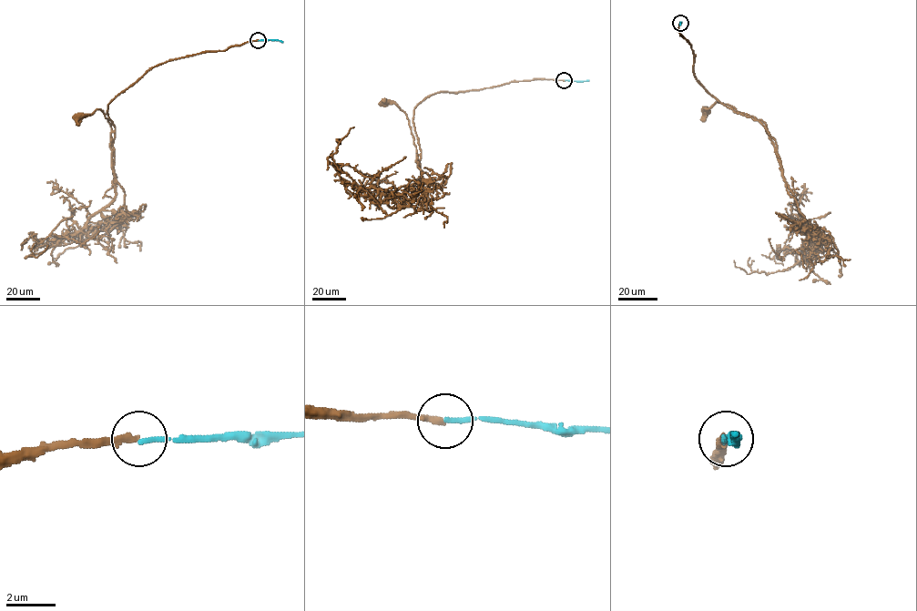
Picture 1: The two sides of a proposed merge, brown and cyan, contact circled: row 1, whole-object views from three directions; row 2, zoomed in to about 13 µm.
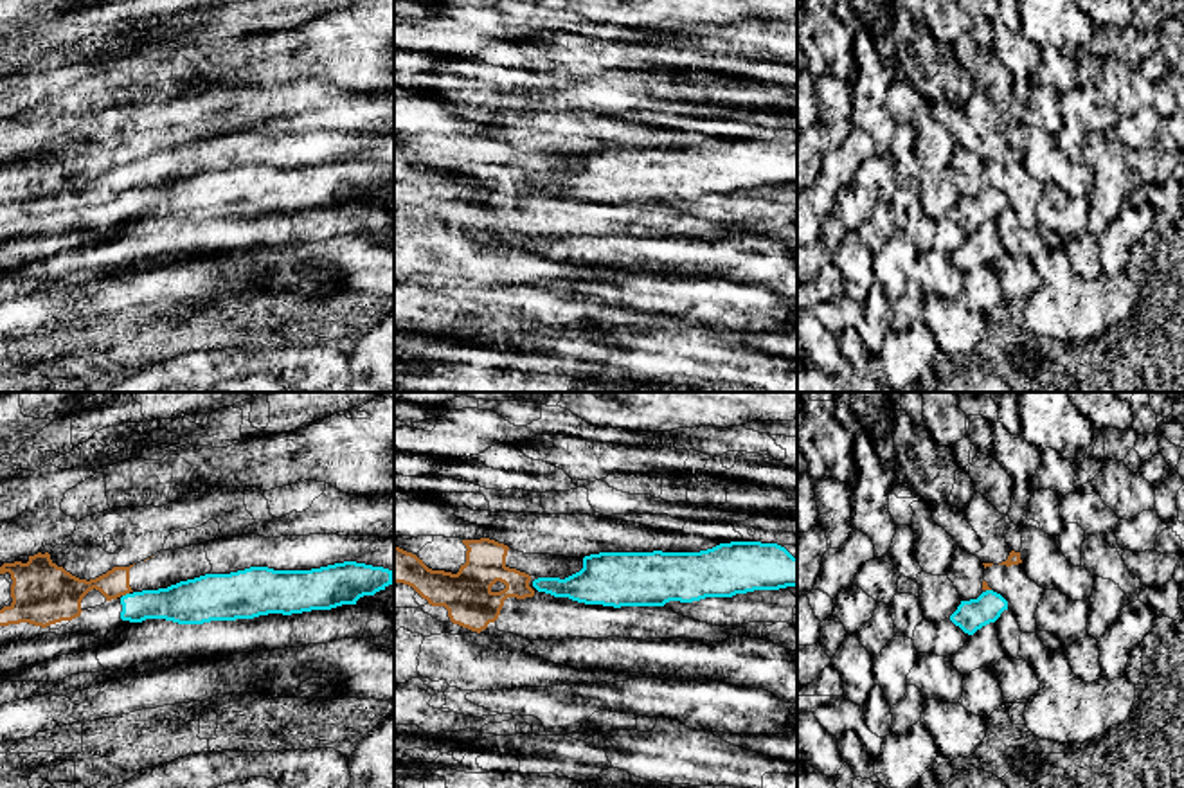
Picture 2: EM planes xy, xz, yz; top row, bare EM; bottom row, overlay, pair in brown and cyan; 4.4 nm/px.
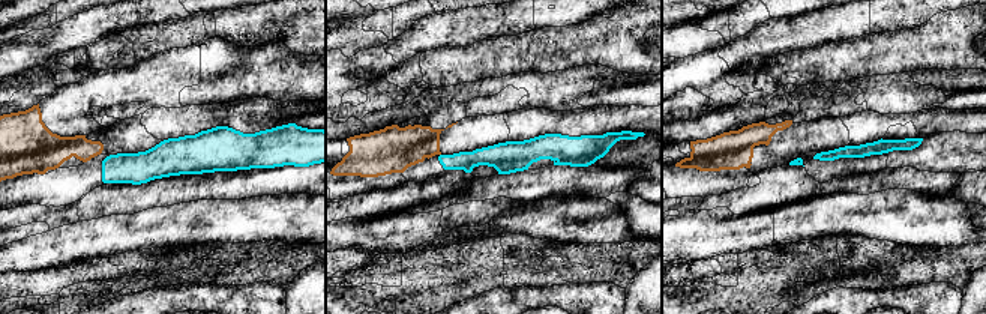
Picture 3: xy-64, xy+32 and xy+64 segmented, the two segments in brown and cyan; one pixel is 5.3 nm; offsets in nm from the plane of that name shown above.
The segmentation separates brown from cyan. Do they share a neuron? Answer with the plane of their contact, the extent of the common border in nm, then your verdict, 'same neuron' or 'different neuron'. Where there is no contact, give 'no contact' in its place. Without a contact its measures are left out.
contact in xy; length 40 nm; different neuron

